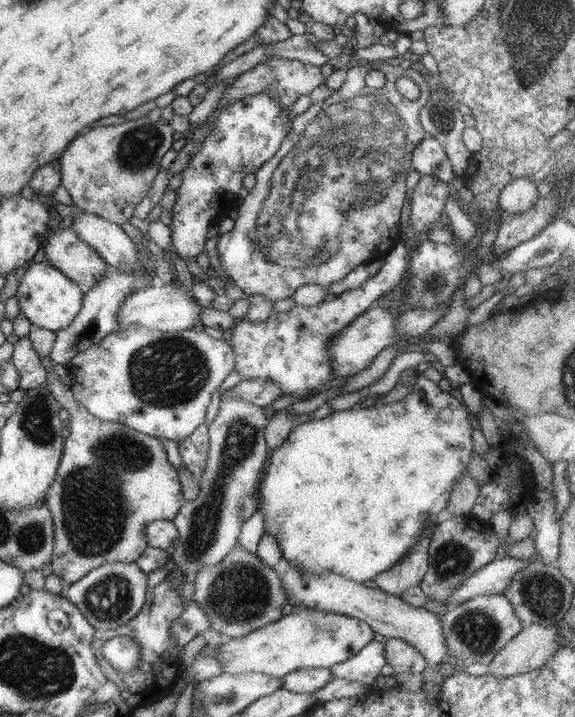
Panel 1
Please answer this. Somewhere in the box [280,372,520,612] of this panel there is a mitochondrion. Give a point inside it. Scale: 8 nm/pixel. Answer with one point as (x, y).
(451, 558)

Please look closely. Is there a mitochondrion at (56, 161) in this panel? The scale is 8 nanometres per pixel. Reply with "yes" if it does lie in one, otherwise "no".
no

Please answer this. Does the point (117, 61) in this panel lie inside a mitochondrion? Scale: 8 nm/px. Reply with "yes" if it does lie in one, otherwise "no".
no

